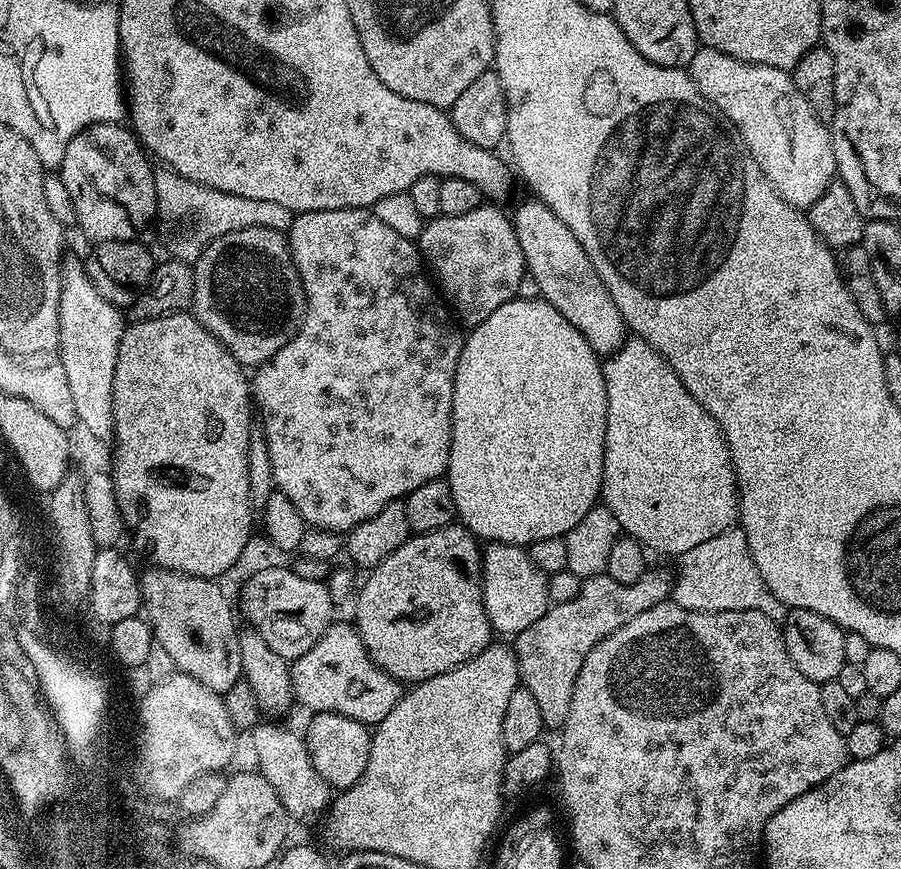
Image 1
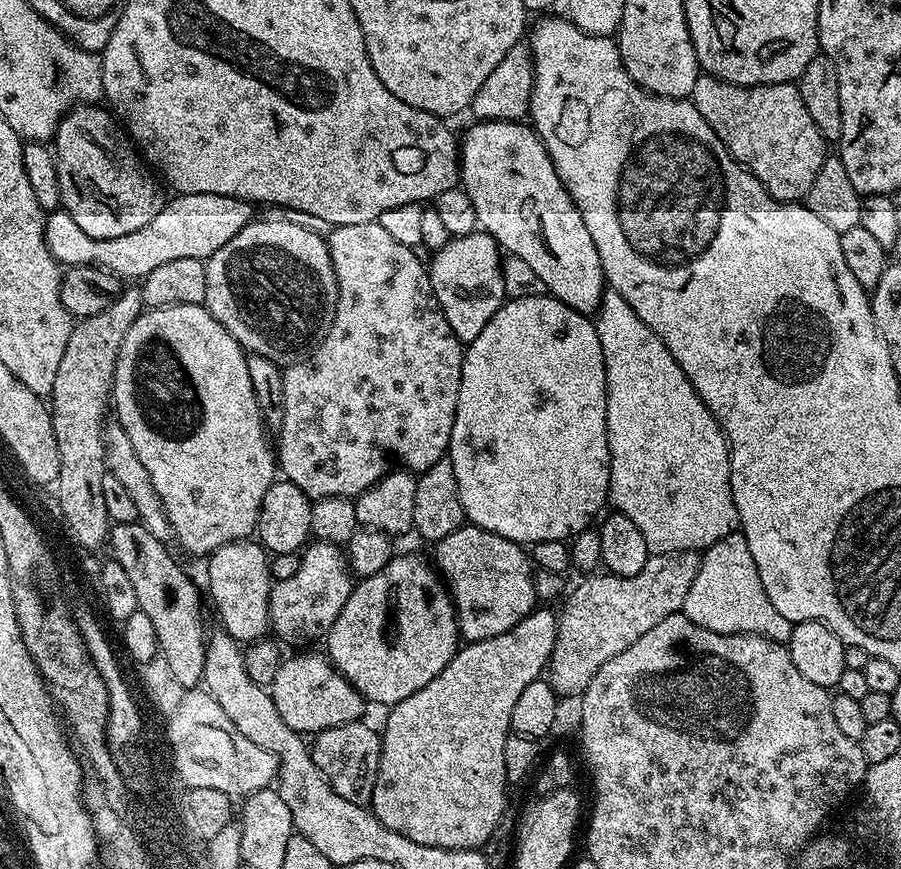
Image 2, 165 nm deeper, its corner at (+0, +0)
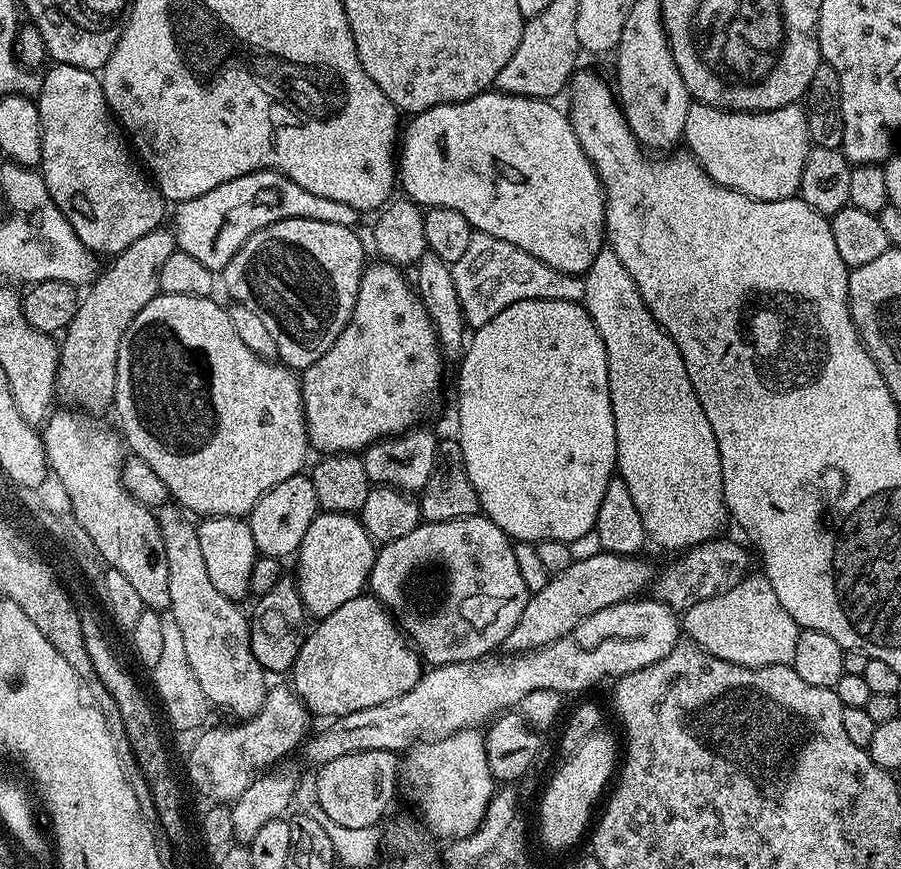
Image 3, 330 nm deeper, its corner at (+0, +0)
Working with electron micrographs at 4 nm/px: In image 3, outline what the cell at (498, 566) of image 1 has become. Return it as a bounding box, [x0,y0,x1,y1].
[370,514,530,666]

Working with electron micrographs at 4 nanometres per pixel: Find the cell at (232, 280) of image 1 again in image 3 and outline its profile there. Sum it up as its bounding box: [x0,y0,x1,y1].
[222,214,365,370]

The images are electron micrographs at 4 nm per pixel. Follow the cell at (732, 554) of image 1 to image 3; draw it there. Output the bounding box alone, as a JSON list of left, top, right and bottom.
[682,574,802,668]

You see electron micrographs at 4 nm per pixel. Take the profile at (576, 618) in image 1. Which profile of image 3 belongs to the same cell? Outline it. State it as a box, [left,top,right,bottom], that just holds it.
[650,539,750,614]

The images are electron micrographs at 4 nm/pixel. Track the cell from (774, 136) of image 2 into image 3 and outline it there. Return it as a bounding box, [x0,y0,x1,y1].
[683,103,810,200]

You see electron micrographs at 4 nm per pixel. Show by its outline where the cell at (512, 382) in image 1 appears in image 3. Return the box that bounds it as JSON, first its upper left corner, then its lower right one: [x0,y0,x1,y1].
[456,300,616,541]

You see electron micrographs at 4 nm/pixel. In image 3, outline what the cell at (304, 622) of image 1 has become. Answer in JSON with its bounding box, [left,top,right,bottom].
[294,511,377,618]

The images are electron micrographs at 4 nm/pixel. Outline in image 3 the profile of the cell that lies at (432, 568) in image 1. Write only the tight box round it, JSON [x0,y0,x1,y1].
[290,594,422,718]

